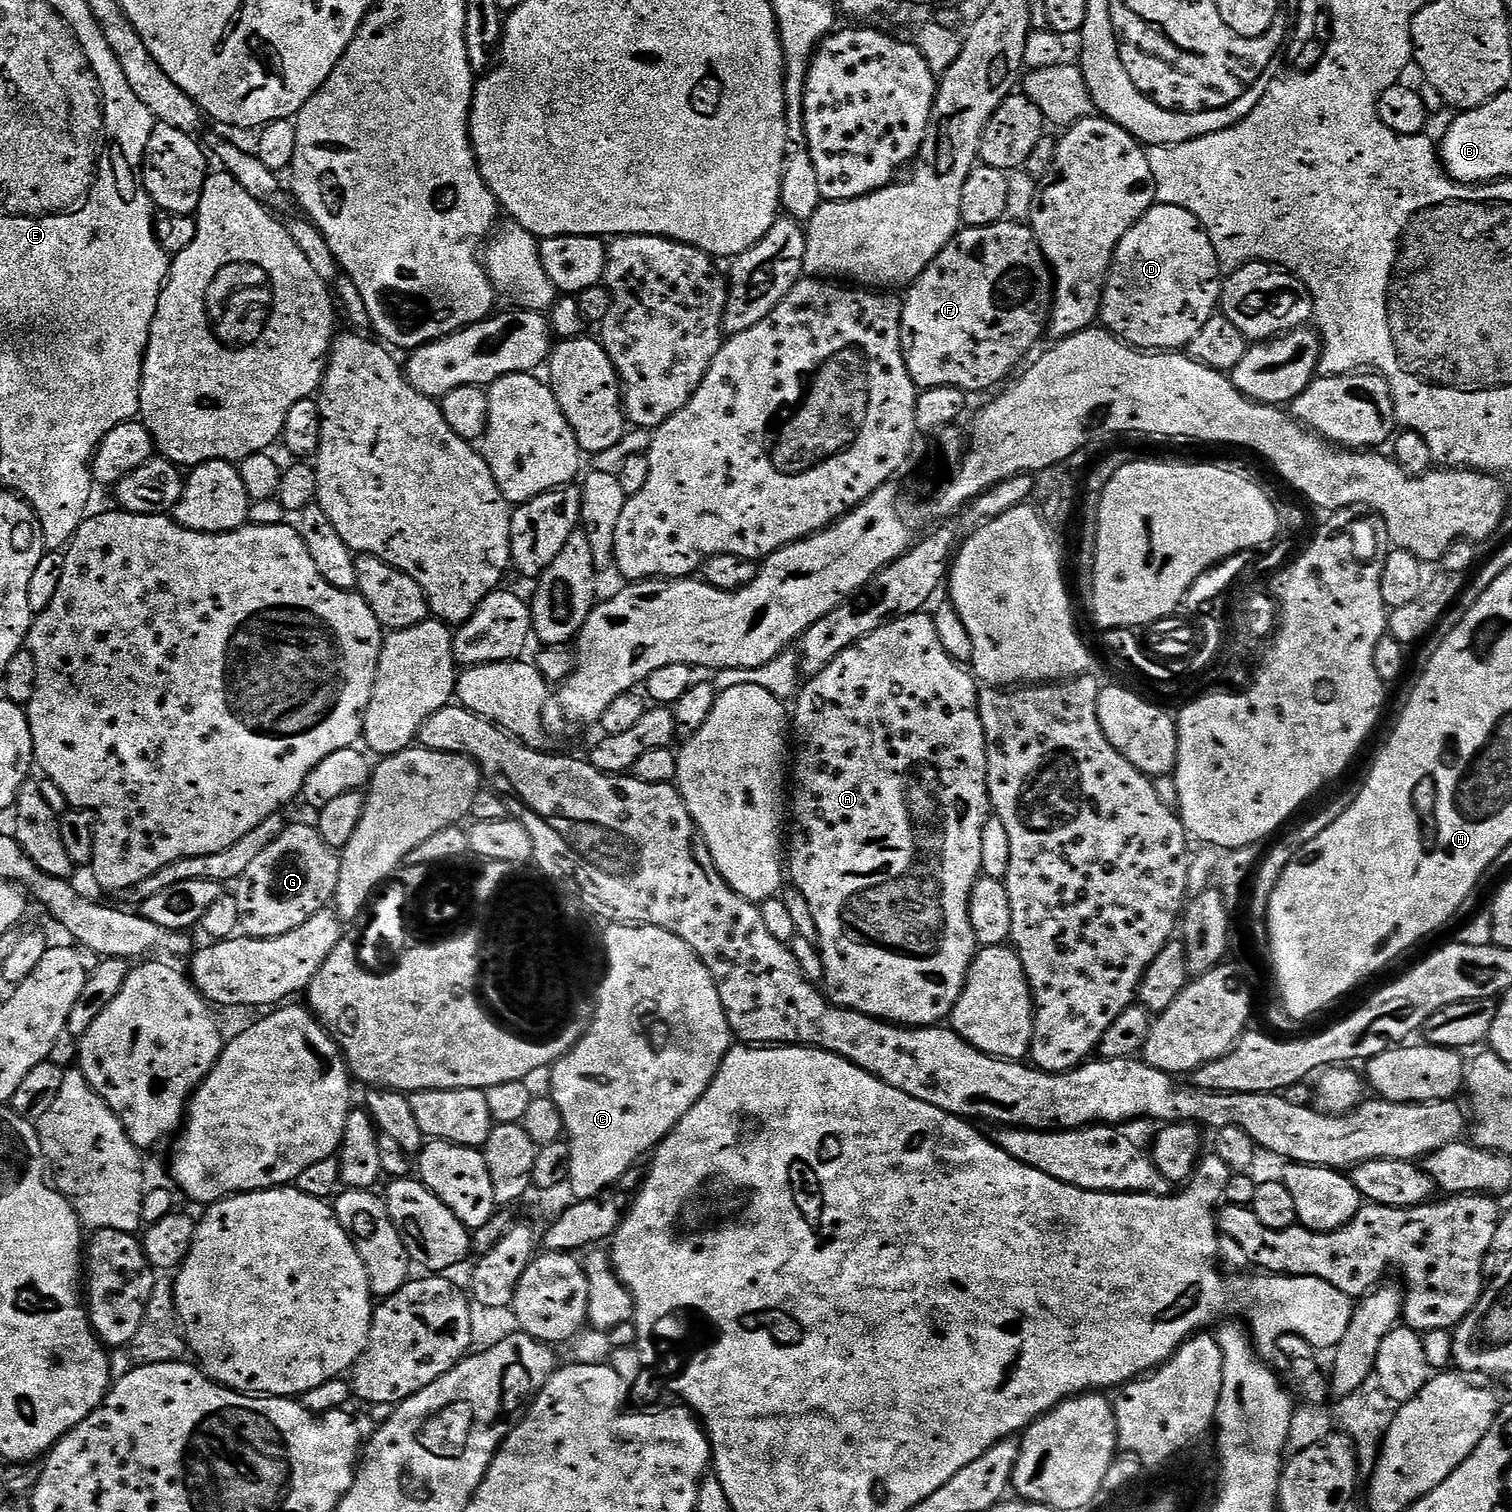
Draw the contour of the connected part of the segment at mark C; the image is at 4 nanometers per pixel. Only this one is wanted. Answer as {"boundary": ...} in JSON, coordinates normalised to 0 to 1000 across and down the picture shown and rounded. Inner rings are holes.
{"boundary":[[[405,610],[400,616],[399,614],[398,630],[401,633],[401,640],[393,662],[394,673],[392,673],[392,678],[388,678],[386,686],[382,688],[378,695],[375,698],[372,698],[371,701],[368,701],[364,707],[364,711],[365,711],[364,724],[366,729],[372,734],[374,753],[378,757],[376,780],[381,794],[390,794],[396,791],[401,786],[409,784],[409,780],[415,776],[415,772],[423,765],[427,764],[428,765],[434,757],[438,756],[444,750],[445,745],[455,736],[456,731],[459,731],[466,726],[466,722],[471,718],[472,713],[476,708],[476,703],[478,702],[481,694],[485,690],[485,686],[478,665],[478,660],[474,654],[474,647],[471,646],[470,642],[467,642],[466,637],[460,633],[459,628],[456,628],[456,626],[451,623],[451,620],[429,611]]]}

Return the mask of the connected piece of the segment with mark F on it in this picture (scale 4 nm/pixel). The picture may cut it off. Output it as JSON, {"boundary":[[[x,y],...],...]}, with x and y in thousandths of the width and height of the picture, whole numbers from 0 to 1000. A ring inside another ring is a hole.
{"boundary":[[[665,144],[660,148],[649,149],[649,151],[638,150],[633,153],[630,159],[615,173],[607,185],[600,191],[601,196],[597,196],[595,205],[595,226],[597,226],[597,234],[599,239],[599,245],[602,250],[605,253],[606,257],[620,257],[620,255],[631,255],[636,257],[637,259],[645,261],[656,257],[658,254],[663,255],[667,251],[667,248],[672,243],[672,240],[685,229],[688,225],[688,222],[691,222],[692,212],[694,208],[694,202],[697,198],[697,186],[696,179],[693,176],[693,171],[688,165],[688,161],[683,154],[679,147],[670,147]]]}

